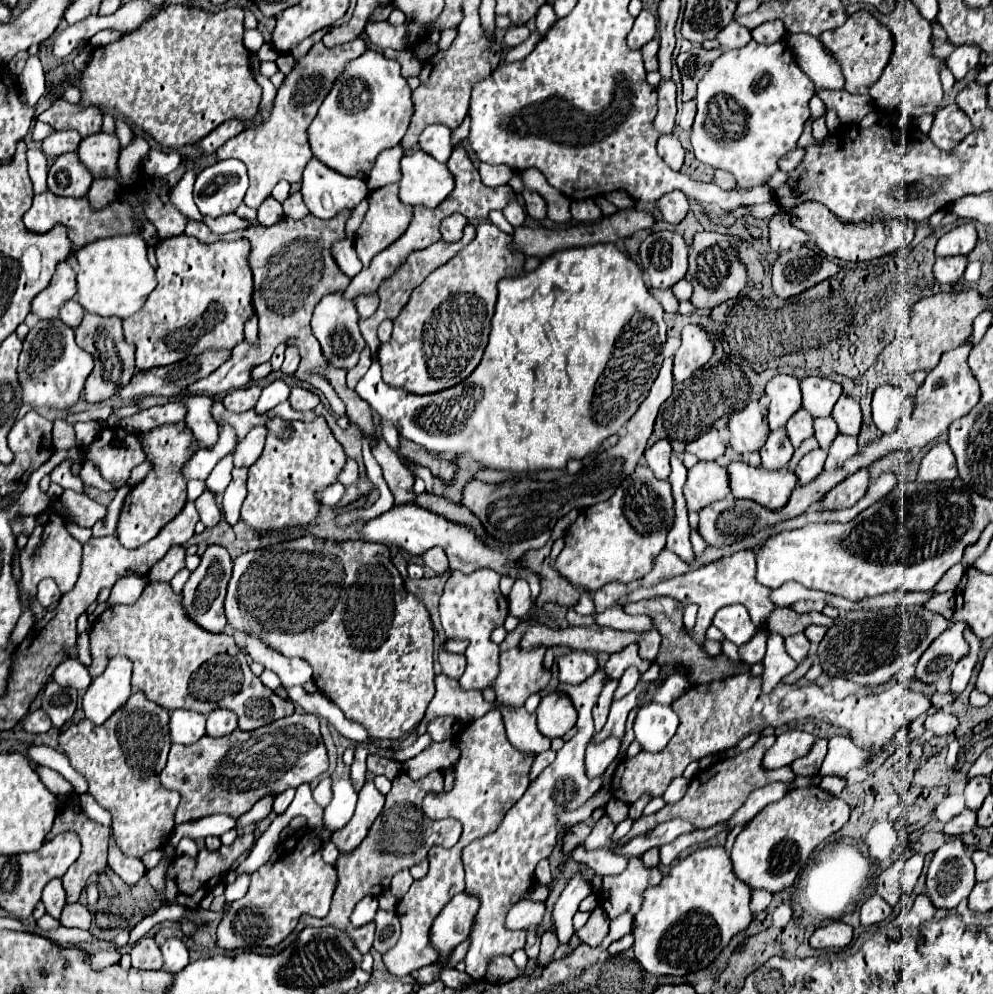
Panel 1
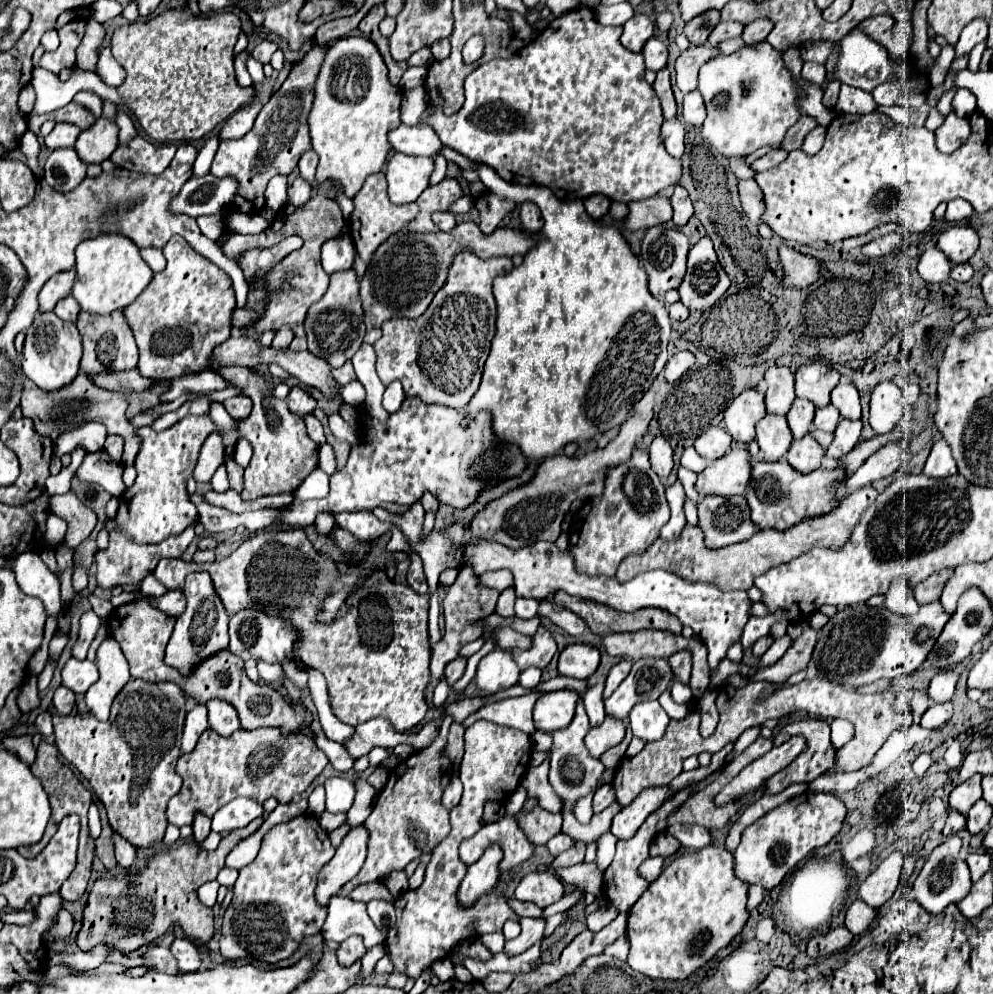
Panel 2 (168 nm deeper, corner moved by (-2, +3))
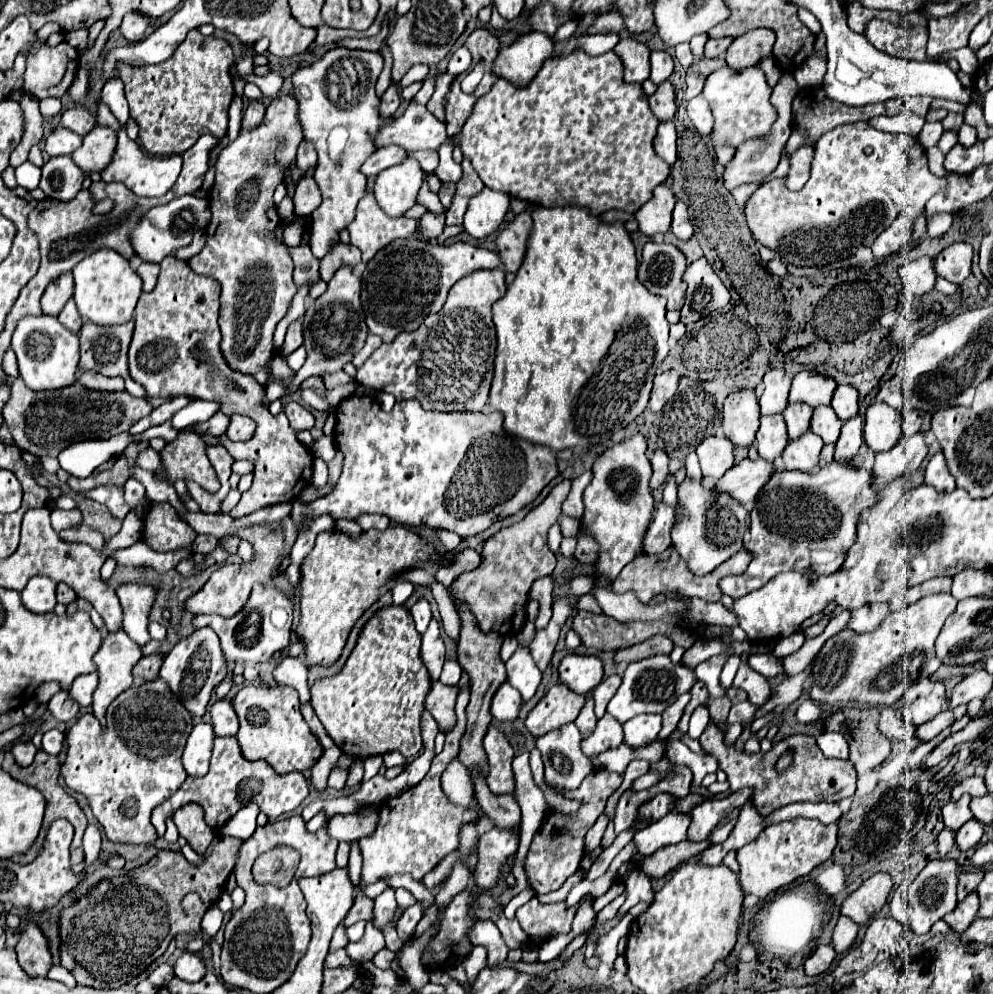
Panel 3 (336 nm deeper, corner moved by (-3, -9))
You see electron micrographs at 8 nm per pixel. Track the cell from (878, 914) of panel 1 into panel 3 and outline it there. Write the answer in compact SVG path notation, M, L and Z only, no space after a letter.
M839 917L833 937L831 937L831 945L833 945L835 953L845 953L853 945L857 931L859 931L857 923L853 923L849 917Z

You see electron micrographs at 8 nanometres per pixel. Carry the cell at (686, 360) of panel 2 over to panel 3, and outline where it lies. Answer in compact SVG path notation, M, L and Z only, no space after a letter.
M665 371L661 375L655 375L653 379L653 389L651 389L651 399L649 399L649 409L653 413L661 411L663 405L673 397L679 385L679 375L675 371Z

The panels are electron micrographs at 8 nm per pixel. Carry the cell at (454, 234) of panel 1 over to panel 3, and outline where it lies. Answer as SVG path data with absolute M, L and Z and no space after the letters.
M425 213L421 217L421 235L429 239L437 239L445 229L445 215L435 215L435 213Z

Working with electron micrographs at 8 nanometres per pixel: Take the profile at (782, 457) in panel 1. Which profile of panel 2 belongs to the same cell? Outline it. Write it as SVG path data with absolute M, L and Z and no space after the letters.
M766 415L758 425L758 445L764 461L780 461L792 445L792 431L784 415Z

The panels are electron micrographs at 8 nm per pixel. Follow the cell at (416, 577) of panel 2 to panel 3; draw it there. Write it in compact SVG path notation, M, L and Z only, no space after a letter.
M419 599L413 609L411 609L411 615L415 619L415 625L417 625L417 631L423 635L429 621L431 621L431 609L429 609L429 603L425 599Z

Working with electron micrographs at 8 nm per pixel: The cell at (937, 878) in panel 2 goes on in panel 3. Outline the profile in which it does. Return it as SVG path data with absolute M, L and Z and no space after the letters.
M937 859L927 863L927 867L905 887L905 903L909 907L909 923L907 927L917 933L925 935L935 921L955 909L957 905L957 863L949 859Z

